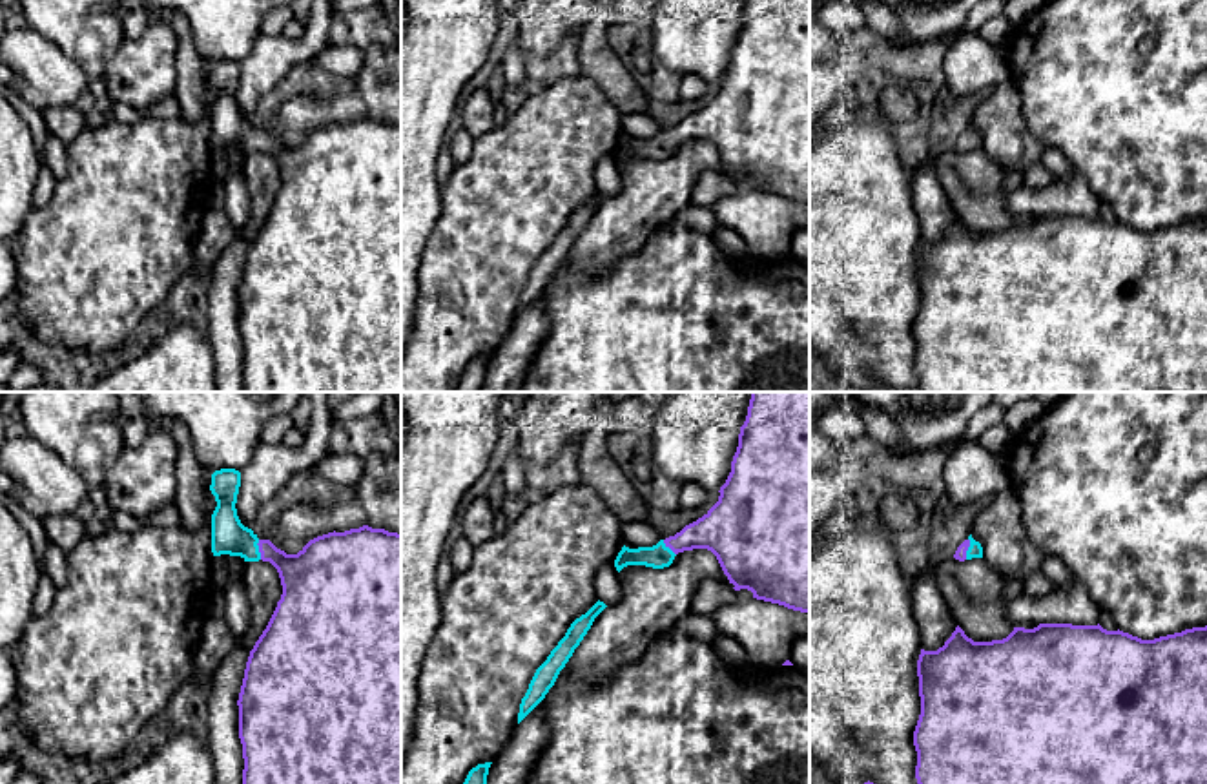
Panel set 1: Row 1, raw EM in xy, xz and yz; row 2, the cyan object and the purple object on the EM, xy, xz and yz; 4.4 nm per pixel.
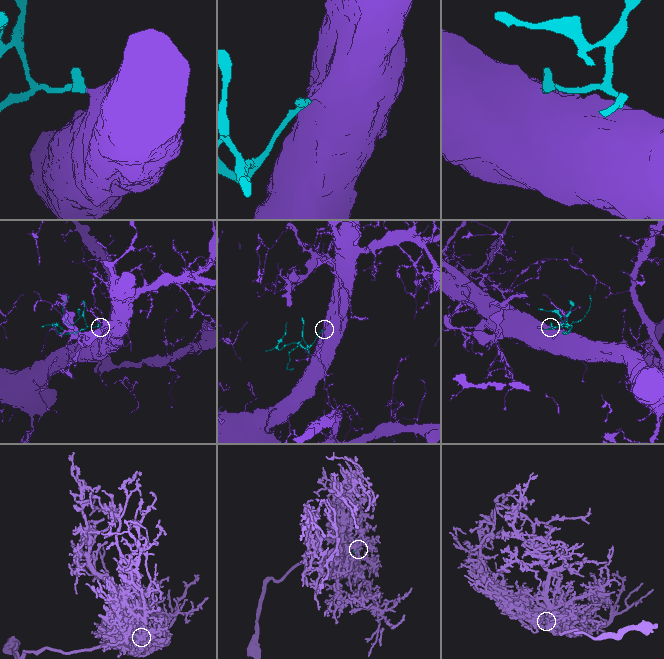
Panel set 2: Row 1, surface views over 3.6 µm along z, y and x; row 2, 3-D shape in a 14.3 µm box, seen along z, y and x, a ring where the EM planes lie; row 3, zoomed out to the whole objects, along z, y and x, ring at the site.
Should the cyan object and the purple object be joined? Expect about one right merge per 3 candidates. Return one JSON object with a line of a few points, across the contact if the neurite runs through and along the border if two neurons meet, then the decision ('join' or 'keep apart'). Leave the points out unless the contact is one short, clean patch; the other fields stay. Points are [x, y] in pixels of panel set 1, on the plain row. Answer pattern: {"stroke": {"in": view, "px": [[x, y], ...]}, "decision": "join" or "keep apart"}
{"stroke": {"in": "yz", "px": [[974, 143], [969, 141], [959, 146]]}, "decision": "join"}

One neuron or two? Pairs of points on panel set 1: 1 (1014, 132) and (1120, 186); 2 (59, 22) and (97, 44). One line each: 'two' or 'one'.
1: two
2: one

